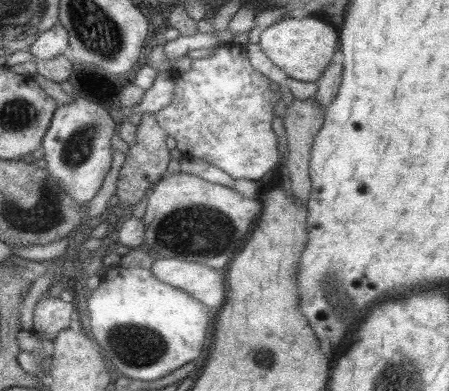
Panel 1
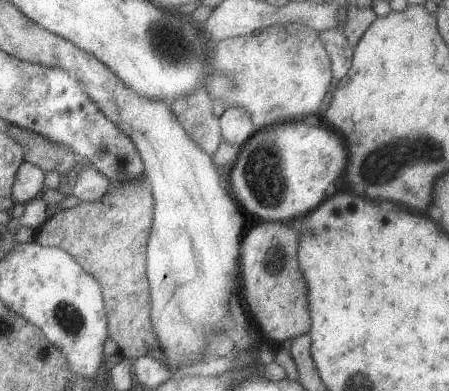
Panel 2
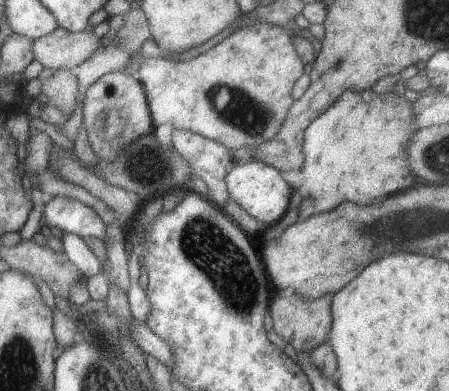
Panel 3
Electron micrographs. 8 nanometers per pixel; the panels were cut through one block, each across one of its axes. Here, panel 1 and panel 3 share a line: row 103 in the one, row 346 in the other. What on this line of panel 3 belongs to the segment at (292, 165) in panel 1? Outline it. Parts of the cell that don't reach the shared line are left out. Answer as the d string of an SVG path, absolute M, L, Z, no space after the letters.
M275 292L267 310L273 318L273 330L285 340L285 344L291 344L297 352L311 352L313 348L321 346L329 338L331 324L333 324L331 302L333 302L333 294L325 294L313 300L313 298L303 298L297 294L283 296Z

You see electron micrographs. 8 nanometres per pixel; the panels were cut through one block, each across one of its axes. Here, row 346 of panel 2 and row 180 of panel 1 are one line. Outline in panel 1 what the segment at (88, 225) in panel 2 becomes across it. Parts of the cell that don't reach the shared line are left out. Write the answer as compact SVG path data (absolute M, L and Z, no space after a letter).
M141 114L141 124L137 126L137 140L135 144L129 144L129 154L125 154L123 168L119 170L119 182L117 182L117 198L119 202L133 206L145 196L151 182L159 182L167 174L167 162L169 162L169 148L167 148L167 132L157 124L155 114Z

